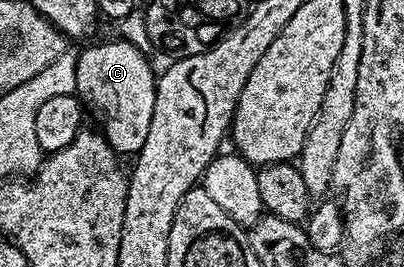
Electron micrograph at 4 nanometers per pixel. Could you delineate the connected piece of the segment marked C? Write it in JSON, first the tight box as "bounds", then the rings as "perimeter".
{"bounds":[75,40,158,154],"perimeter":[[[108,40],[105,44],[92,44],[76,57],[76,90],[75,95],[89,109],[96,111],[96,120],[102,126],[106,142],[118,154],[135,154],[146,146],[146,134],[150,134],[150,118],[154,118],[154,98],[158,76],[148,65],[148,60],[132,44],[124,40]]]}

